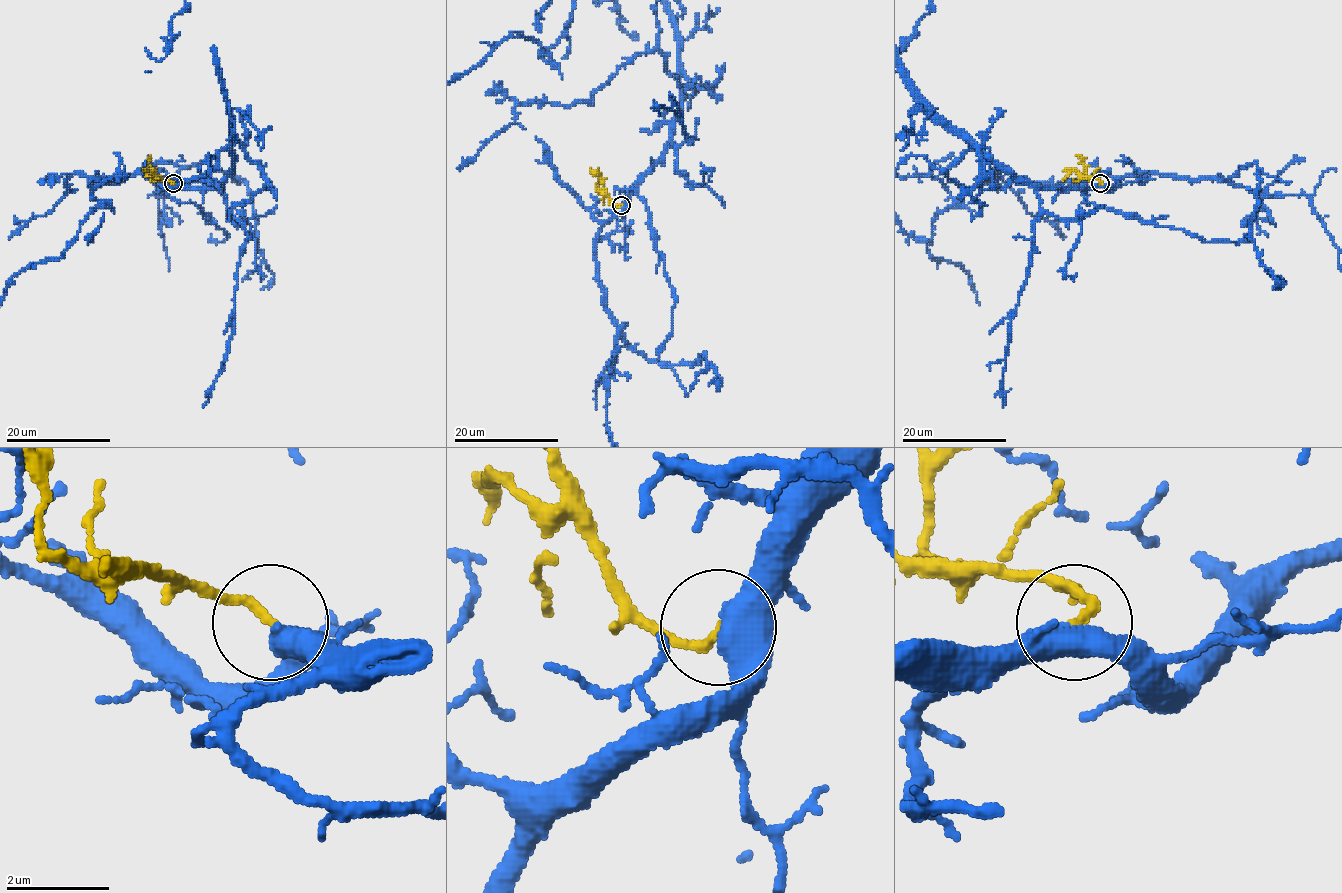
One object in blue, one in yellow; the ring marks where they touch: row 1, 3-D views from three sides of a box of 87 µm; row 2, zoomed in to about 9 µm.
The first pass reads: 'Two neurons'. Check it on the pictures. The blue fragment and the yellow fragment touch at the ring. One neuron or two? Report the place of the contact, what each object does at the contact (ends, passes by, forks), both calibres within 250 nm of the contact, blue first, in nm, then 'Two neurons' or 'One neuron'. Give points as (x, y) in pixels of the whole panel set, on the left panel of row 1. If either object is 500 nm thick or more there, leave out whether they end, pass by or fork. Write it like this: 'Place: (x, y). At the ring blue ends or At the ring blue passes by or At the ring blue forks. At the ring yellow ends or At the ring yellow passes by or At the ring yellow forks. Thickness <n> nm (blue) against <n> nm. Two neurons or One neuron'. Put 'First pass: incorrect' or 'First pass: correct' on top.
First pass: incorrect
Place: (173, 183). Thickness 500 nm (blue) against 170 nm. One neuron

